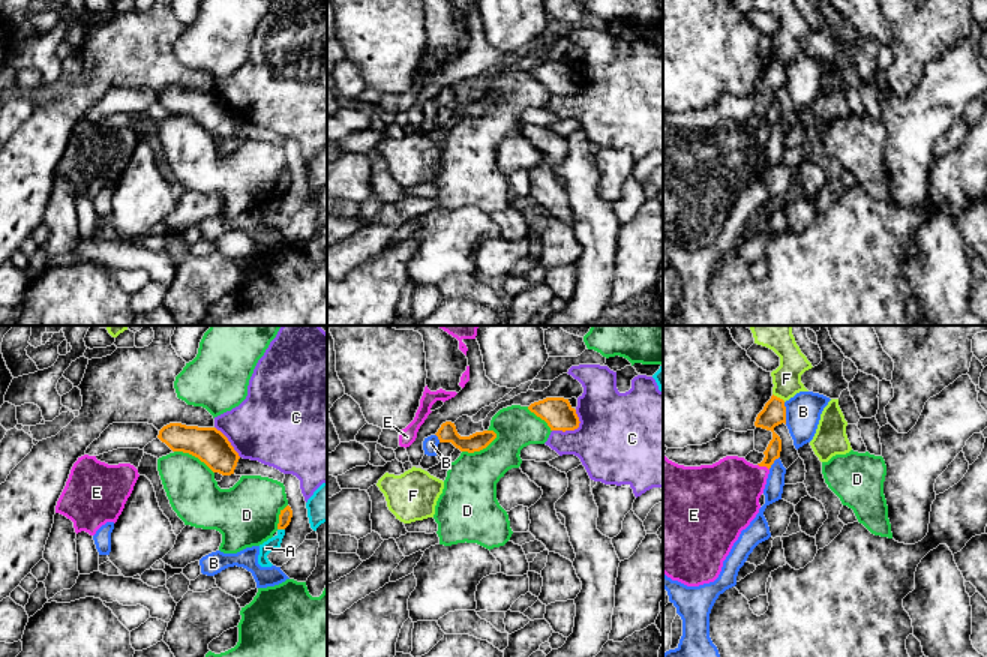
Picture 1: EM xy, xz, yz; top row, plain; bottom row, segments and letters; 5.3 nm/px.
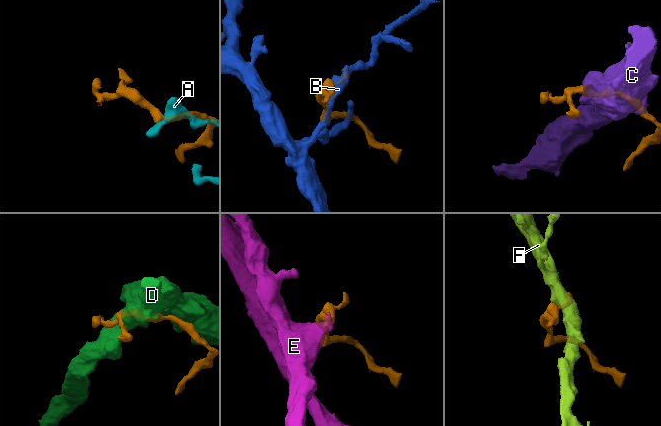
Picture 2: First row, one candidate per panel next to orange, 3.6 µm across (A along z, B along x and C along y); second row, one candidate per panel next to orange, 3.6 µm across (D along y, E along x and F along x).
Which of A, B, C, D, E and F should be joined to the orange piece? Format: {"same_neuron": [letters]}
{"same_neuron": ["E"]}

